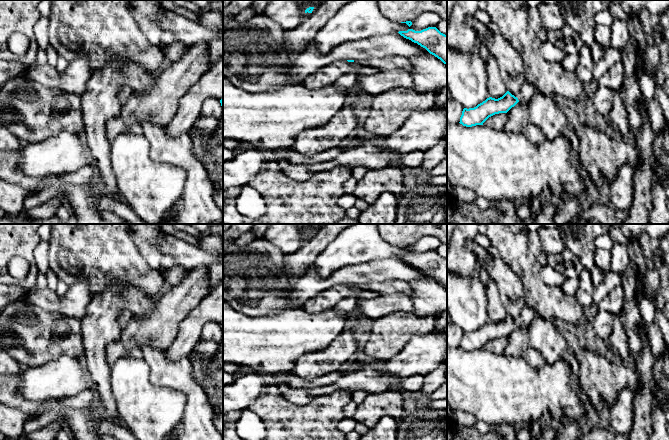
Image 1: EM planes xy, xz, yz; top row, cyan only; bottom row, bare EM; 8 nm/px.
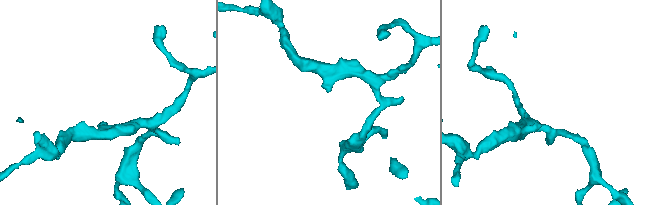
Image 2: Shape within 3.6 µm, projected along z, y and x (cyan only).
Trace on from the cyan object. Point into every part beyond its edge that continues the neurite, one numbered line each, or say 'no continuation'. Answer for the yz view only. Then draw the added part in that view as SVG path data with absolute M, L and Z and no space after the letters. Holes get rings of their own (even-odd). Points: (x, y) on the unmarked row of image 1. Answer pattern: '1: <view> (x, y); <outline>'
1: yz (528, 314); M526 306L522 313L520 314L518 324L524 328L527 328L528 325L531 323L532 319L536 316L536 313L533 309Z

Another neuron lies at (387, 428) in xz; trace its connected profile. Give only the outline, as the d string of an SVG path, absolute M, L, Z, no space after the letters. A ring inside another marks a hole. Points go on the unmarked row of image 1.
M384 416L368 432L360 437L359 440L397 440L398 420Z

